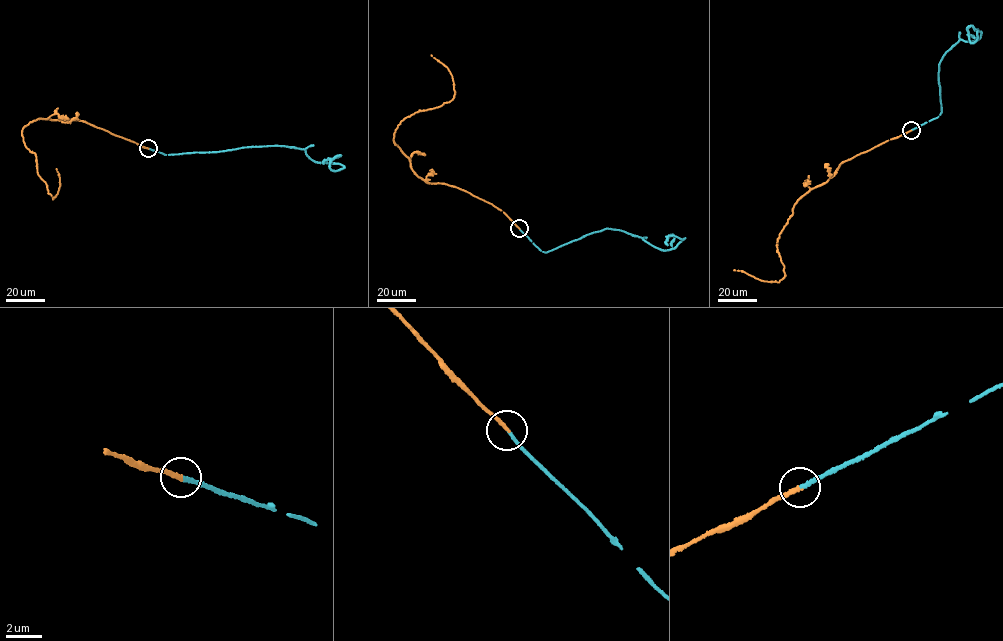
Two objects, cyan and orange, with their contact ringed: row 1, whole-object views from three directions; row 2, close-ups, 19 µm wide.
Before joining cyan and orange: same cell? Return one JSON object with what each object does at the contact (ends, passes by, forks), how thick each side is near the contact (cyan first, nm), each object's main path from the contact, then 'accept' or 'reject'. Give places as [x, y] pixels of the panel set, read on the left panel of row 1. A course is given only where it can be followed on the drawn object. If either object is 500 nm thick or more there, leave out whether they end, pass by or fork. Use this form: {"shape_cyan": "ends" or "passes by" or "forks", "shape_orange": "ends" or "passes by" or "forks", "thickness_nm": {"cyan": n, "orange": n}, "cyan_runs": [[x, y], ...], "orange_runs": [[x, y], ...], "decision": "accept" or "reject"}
{"shape_cyan": "ends", "shape_orange": "ends", "thickness_nm": {"cyan": 180, "orange": 180}, "cyan_runs": [[148, 148], [172, 154], [281, 145], [344, 167], [330, 169], [340, 155], [333, 159]], "orange_runs": [[148, 148], [79, 120], [31, 121], [23, 141], [53, 199], [60, 187], [56, 168]], "decision": "accept"}

